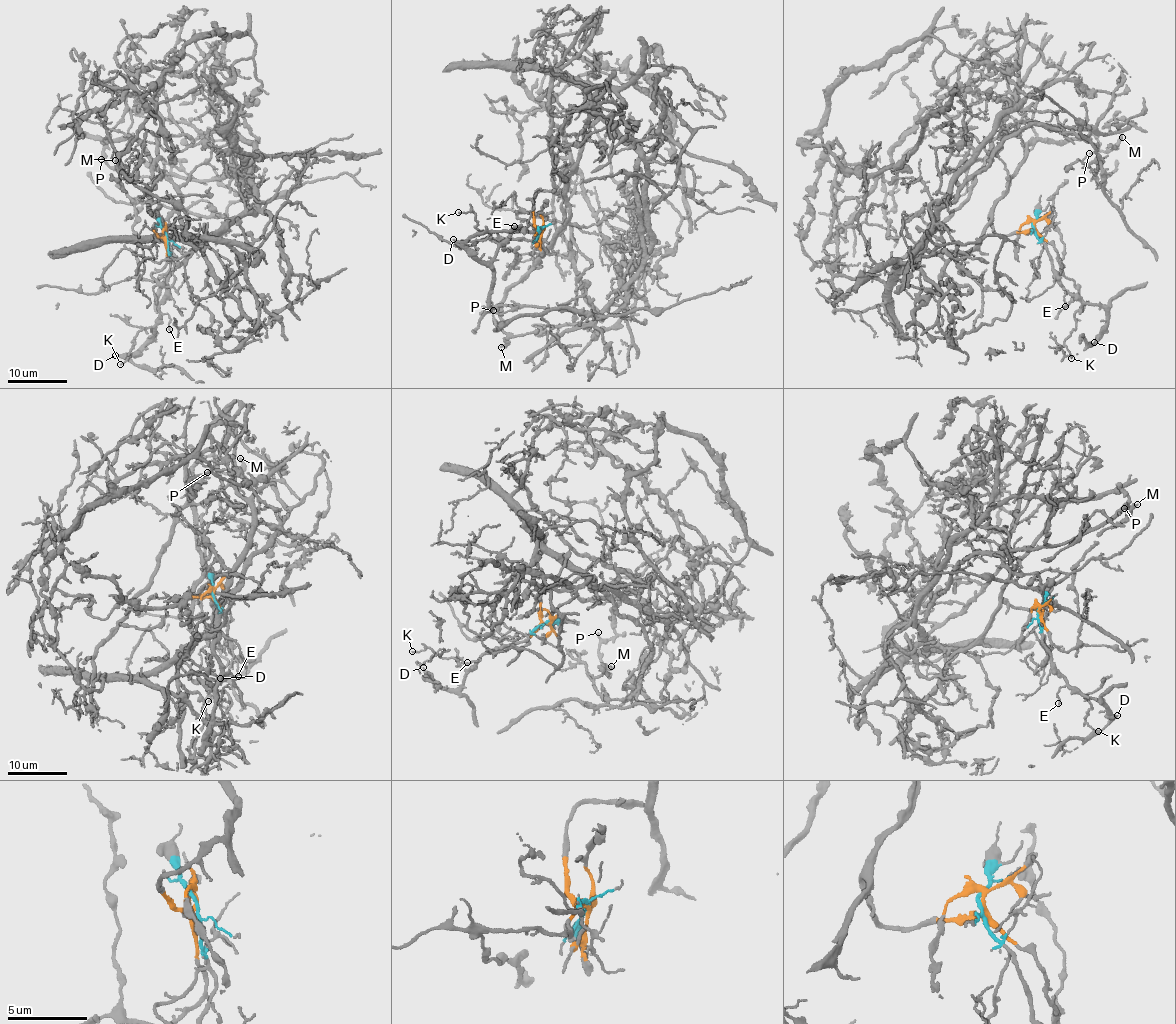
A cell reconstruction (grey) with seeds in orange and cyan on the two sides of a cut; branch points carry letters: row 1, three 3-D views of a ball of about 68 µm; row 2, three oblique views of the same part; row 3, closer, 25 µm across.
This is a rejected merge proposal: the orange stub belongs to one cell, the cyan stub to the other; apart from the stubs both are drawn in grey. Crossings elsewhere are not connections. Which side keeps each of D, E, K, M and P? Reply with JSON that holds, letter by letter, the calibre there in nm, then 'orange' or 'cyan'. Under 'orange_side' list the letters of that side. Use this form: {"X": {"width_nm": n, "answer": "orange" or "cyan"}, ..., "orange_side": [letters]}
{"D": {"width_nm": 180, "answer": "cyan"}, "E": {"width_nm": 100, "answer": "cyan"}, "K": {"width_nm": 100, "answer": "cyan"}, "M": {"width_nm": 180, "answer": "orange"}, "P": {"width_nm": 130, "answer": "orange"}, "orange_side": ["M", "P"]}

